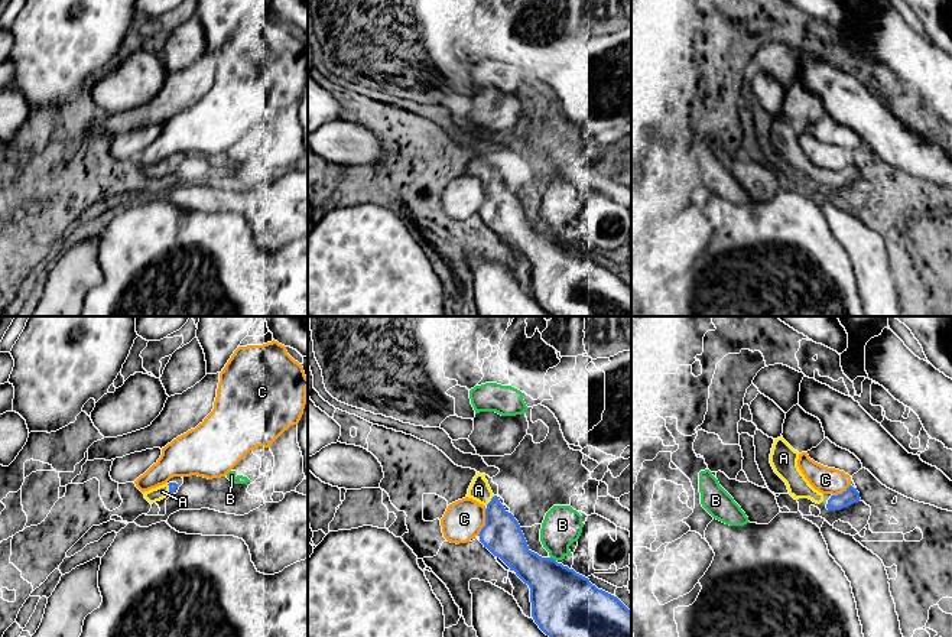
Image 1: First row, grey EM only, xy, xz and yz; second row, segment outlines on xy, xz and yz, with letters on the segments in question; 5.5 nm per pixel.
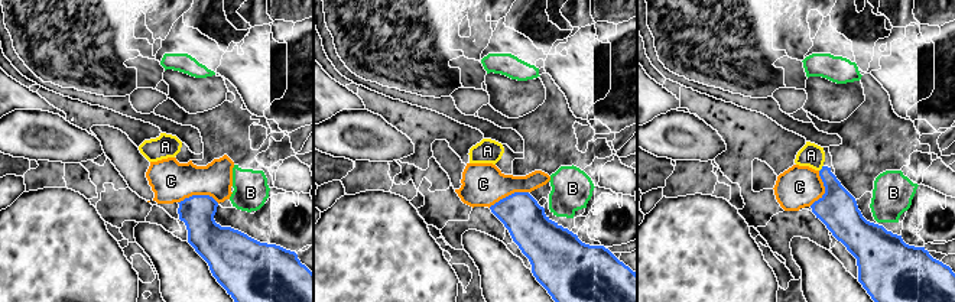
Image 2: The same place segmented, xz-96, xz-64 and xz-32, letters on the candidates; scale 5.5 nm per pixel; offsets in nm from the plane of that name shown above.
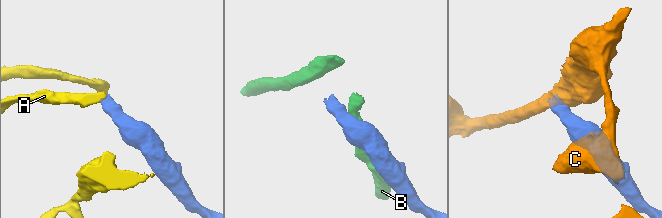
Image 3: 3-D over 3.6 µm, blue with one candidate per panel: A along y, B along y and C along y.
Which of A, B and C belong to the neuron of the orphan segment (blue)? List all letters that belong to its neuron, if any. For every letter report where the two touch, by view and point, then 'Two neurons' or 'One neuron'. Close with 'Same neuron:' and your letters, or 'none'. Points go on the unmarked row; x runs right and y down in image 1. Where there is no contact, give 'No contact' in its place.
A: Touches blue at xz (491, 176). One neuron
B: Touches blue at xz (554, 236). Two neurons
C: Touches blue at xz (486, 198). Two neurons
Same neuron: A

